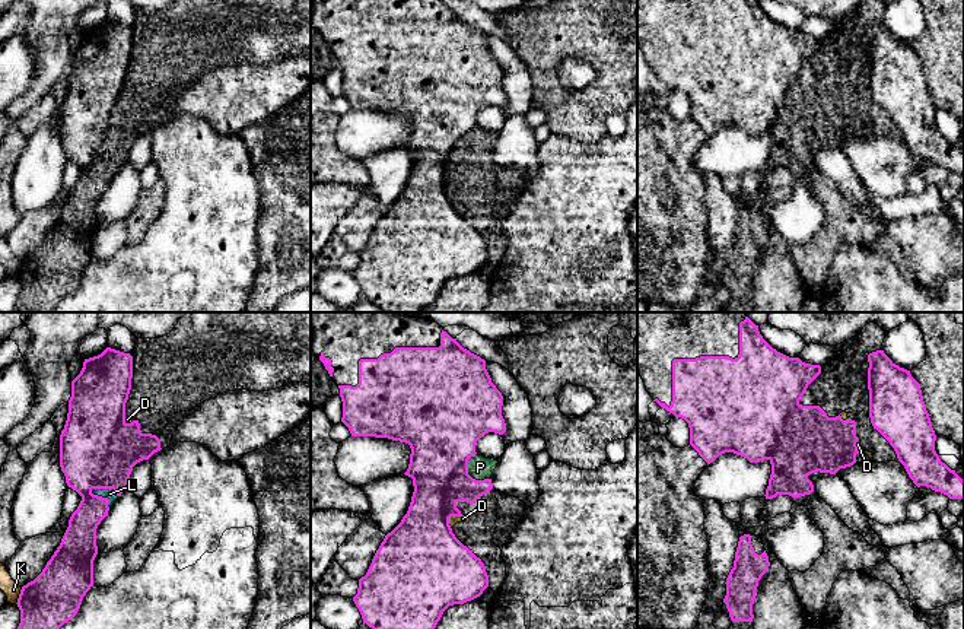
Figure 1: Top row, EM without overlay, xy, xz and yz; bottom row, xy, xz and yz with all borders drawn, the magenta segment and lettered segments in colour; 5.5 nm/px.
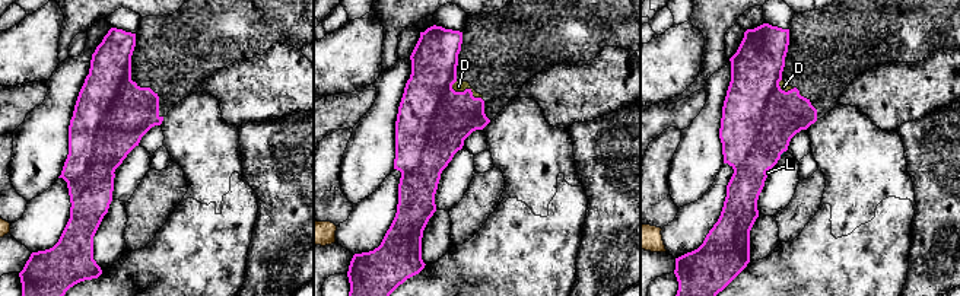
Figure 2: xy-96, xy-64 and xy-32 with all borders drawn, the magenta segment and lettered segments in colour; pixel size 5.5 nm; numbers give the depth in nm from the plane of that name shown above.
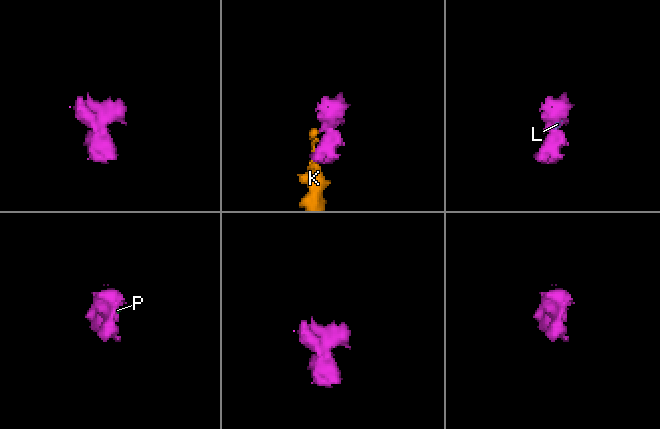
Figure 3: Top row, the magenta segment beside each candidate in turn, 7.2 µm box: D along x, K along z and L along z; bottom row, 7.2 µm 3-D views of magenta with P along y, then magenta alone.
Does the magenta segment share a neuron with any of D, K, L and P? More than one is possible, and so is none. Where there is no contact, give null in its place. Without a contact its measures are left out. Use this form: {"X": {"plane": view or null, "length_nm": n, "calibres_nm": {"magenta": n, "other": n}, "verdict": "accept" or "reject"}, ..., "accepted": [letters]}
{"D": {"plane": "xz", "length_nm": 110, "calibres_nm": {"magenta": 400, "other": 50}, "verdict": "accept"}, "K": {"plane": "xy", "length_nm": 100, "calibres_nm": {"magenta": 300, "other": 90}, "verdict": "reject"}, "L": {"plane": "xy", "length_nm": 160, "calibres_nm": {"magenta": 420, "other": 60}, "verdict": "accept"}, "P": {"plane": "xz", "length_nm": 170, "calibres_nm": {"magenta": 360, "other": 130}, "verdict": "accept"}, "accepted": ["D", "L", "P"]}

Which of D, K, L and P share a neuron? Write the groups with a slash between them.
D L P / K

